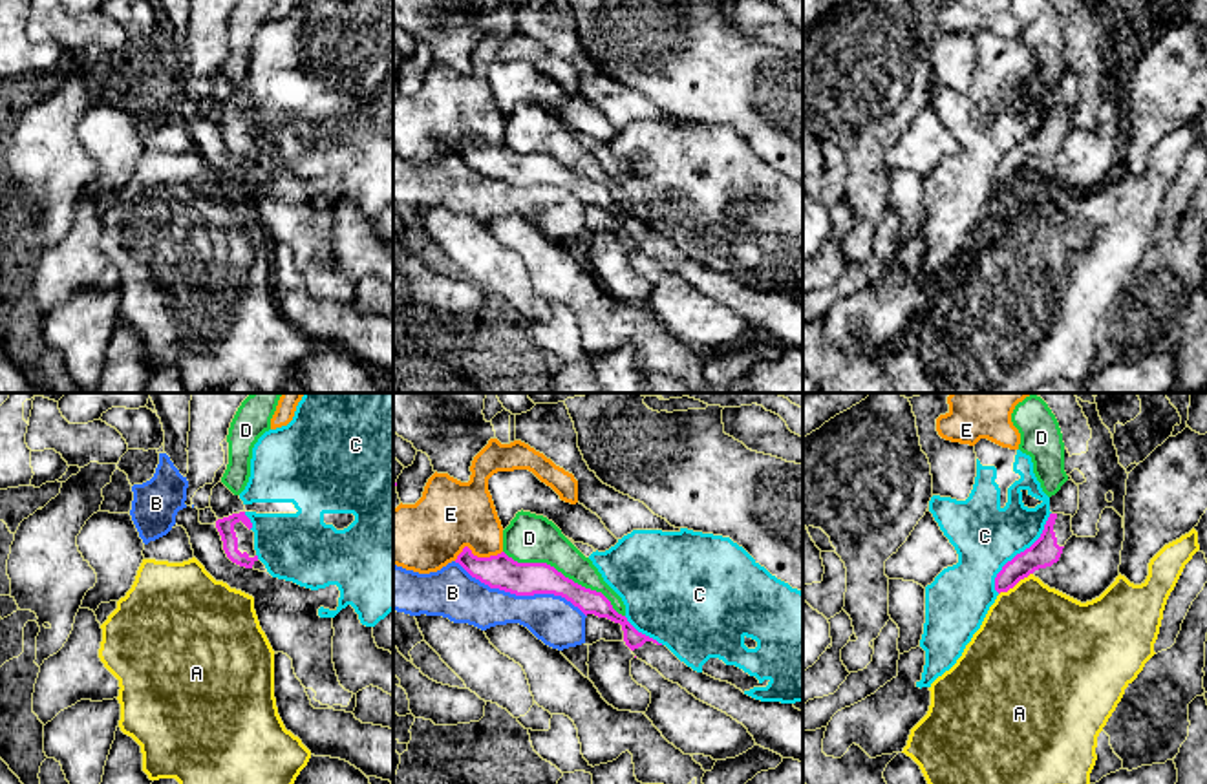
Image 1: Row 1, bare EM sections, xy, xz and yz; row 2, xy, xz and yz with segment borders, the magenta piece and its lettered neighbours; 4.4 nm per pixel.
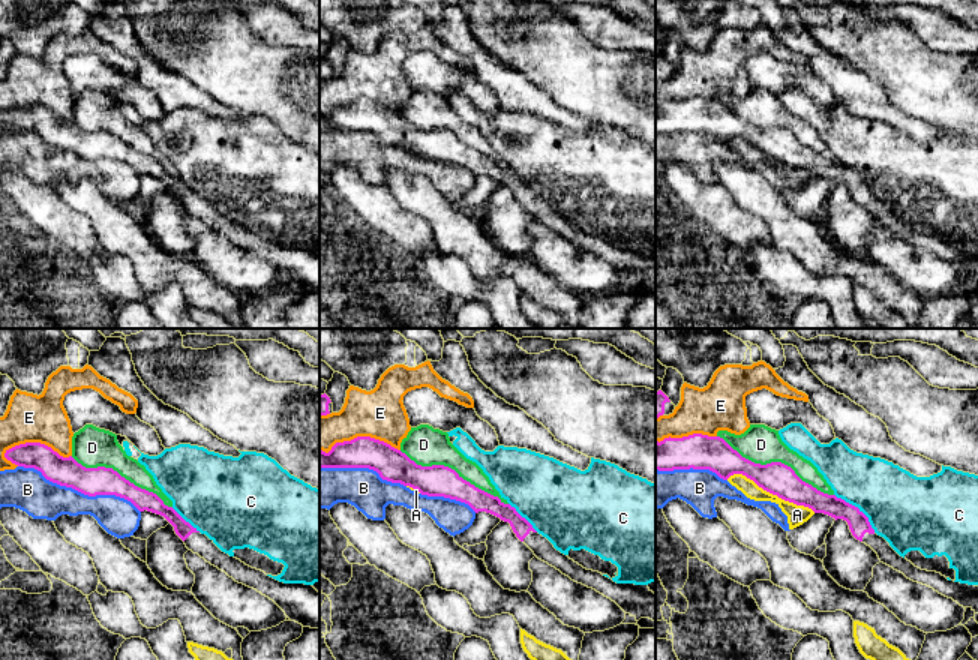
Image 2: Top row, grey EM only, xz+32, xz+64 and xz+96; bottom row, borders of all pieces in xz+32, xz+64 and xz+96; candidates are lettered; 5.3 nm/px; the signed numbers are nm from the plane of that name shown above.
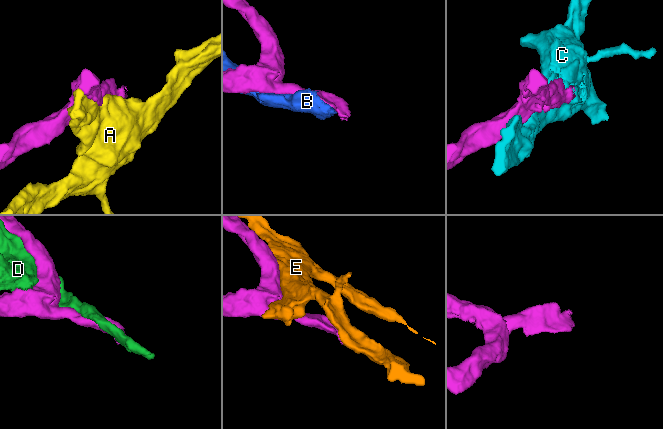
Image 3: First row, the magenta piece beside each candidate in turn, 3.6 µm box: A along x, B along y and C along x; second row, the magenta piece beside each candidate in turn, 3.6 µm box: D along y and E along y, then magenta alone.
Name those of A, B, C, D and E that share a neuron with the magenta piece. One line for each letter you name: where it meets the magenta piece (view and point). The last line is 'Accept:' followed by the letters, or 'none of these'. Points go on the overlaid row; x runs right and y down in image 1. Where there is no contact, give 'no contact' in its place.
Accept: none of these

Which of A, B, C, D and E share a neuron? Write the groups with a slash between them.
A / B / C / D / E

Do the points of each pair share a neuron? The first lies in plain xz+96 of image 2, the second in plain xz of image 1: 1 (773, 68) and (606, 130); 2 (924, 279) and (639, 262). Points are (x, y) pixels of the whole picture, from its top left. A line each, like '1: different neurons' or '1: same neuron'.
1: same neuron
2: same neuron

